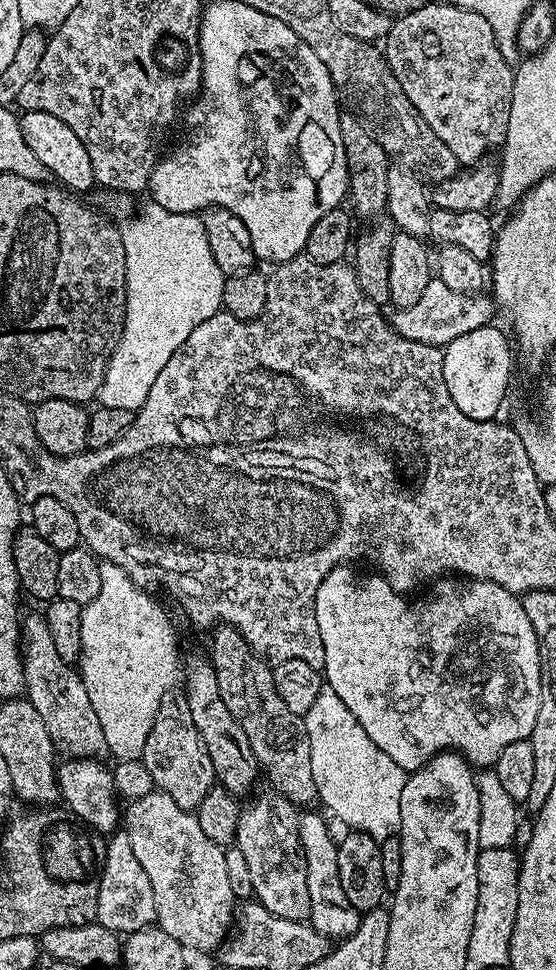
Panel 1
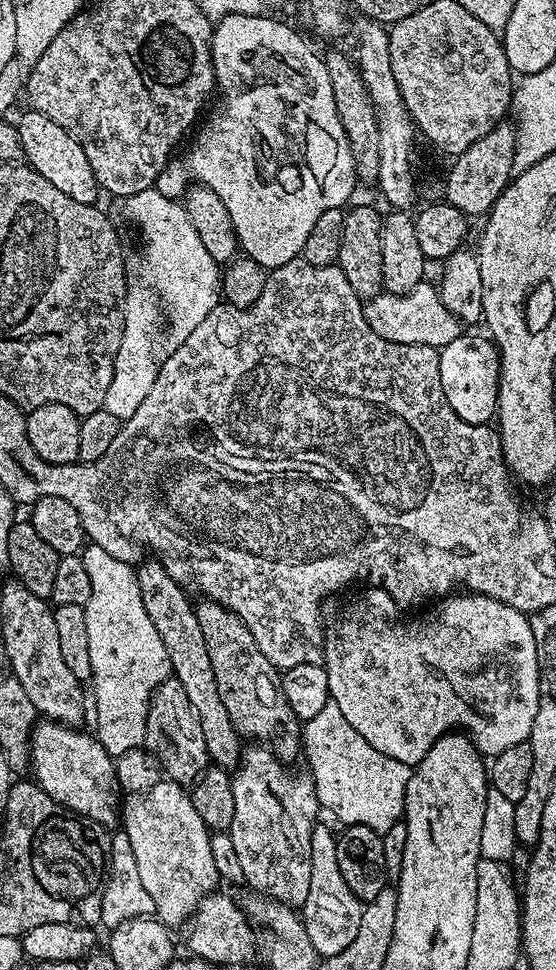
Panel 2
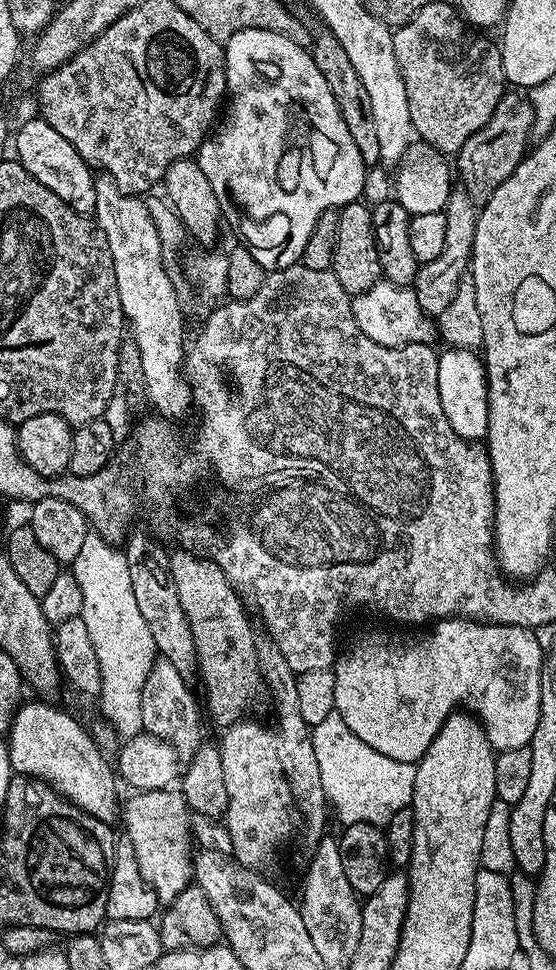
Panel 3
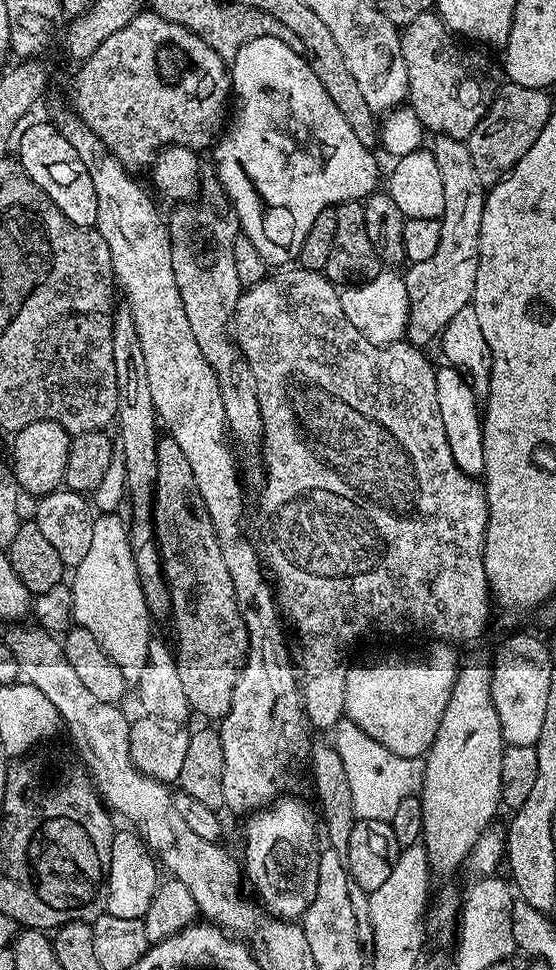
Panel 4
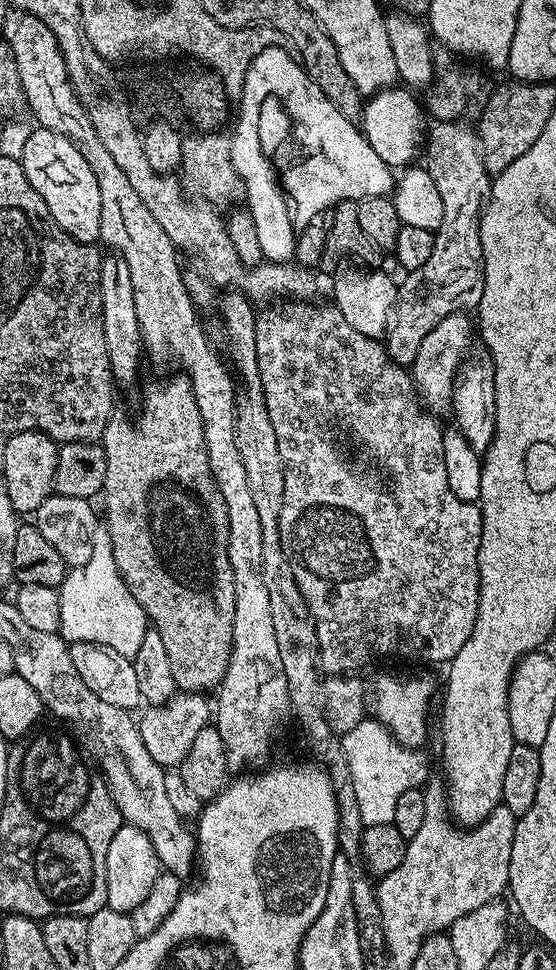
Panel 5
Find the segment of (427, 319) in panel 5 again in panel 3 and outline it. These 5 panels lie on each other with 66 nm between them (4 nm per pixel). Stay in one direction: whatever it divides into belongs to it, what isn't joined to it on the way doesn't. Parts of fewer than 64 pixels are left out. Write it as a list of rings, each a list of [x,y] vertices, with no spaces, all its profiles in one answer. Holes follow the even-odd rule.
[[[456,190],[450,196],[443,213],[446,218],[446,246],[442,248],[442,254],[438,254],[438,258],[434,258],[434,262],[417,267],[414,281],[416,297],[422,310],[433,318],[443,316],[458,290],[460,281],[465,279],[466,273],[469,271],[478,208],[471,196]]]

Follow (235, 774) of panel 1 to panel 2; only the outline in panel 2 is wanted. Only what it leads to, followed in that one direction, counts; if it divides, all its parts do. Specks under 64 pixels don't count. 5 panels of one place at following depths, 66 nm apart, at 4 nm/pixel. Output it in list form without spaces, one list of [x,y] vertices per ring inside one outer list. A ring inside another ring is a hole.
[[[145,558],[135,565],[135,570],[138,590],[142,590],[142,606],[146,606],[146,614],[150,614],[150,620],[158,630],[158,638],[162,638],[162,646],[166,646],[172,667],[171,675],[182,682],[182,690],[186,690],[186,698],[190,698],[194,714],[198,714],[198,726],[202,726],[209,761],[218,768],[235,769],[240,762],[242,737],[230,714],[226,714],[226,706],[218,694],[214,666],[210,666],[210,654],[206,654],[206,638],[202,638],[202,626],[198,626],[193,601],[188,601],[188,596],[184,593],[185,585],[159,560]]]

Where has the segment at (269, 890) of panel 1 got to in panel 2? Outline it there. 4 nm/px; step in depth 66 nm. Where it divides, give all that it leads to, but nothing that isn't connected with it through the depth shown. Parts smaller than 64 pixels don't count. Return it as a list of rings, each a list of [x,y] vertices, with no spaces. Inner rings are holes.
[[[248,746],[240,753],[240,762],[231,773],[232,789],[234,790],[234,822],[227,830],[227,834],[234,842],[235,853],[238,854],[239,865],[242,866],[244,875],[243,883],[253,889],[253,893],[266,896],[270,900],[277,900],[279,904],[285,904],[287,908],[303,909],[306,902],[306,894],[310,894],[310,834],[315,830],[318,817],[316,815],[322,812],[320,799],[316,793],[316,783],[312,780],[311,772],[301,770],[301,772],[291,772],[289,765],[285,761],[279,760],[271,748],[267,746]]]

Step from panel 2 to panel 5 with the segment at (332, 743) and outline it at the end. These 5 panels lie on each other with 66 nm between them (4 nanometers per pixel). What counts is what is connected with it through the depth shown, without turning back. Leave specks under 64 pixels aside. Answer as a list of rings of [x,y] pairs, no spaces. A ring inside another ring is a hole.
[[[374,718],[361,720],[354,730],[343,733],[344,753],[354,778],[354,794],[365,826],[382,826],[394,822],[394,806],[406,790],[420,788],[429,779],[428,760],[420,748],[407,748],[397,742]]]

